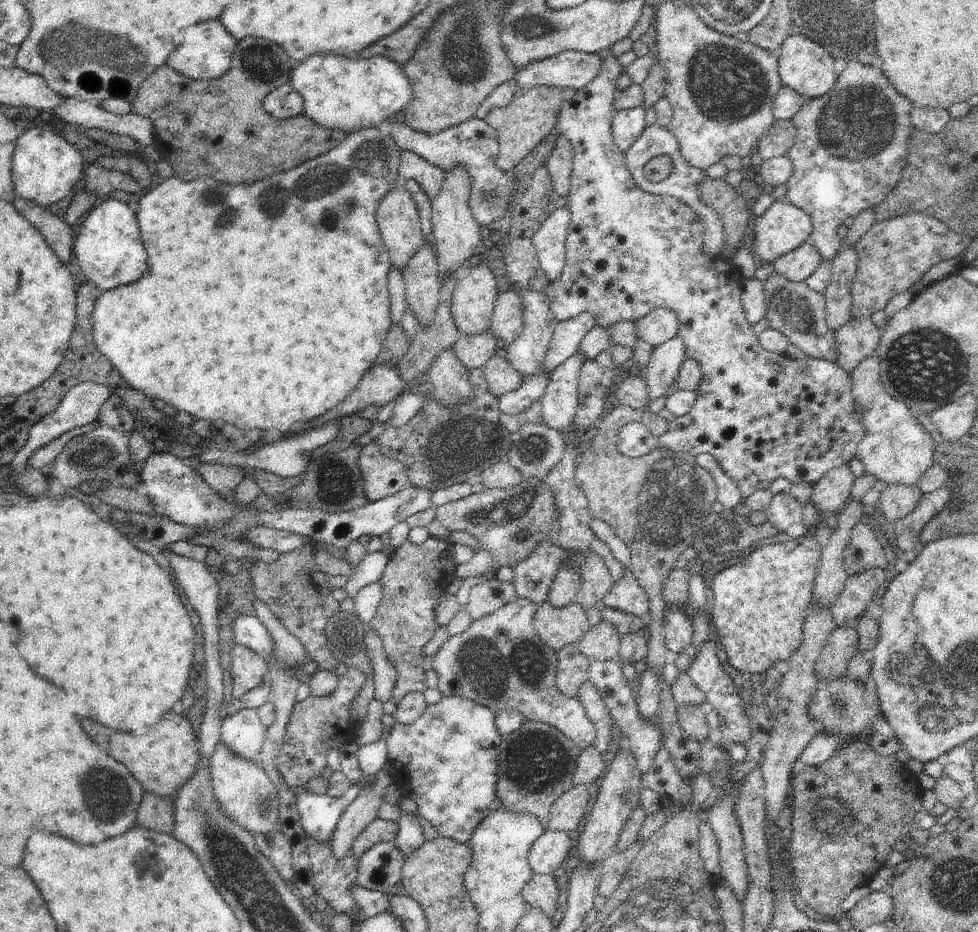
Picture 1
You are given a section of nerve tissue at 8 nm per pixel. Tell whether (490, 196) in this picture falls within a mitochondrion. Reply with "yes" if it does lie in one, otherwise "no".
yes

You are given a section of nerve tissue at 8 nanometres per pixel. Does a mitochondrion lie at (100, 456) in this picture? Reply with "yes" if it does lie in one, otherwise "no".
yes

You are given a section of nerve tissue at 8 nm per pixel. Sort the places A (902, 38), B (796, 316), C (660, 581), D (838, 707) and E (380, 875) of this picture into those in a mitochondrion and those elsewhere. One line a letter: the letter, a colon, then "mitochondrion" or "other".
A: other
B: mitochondrion
C: other
D: mitochondrion
E: mitochondrion

